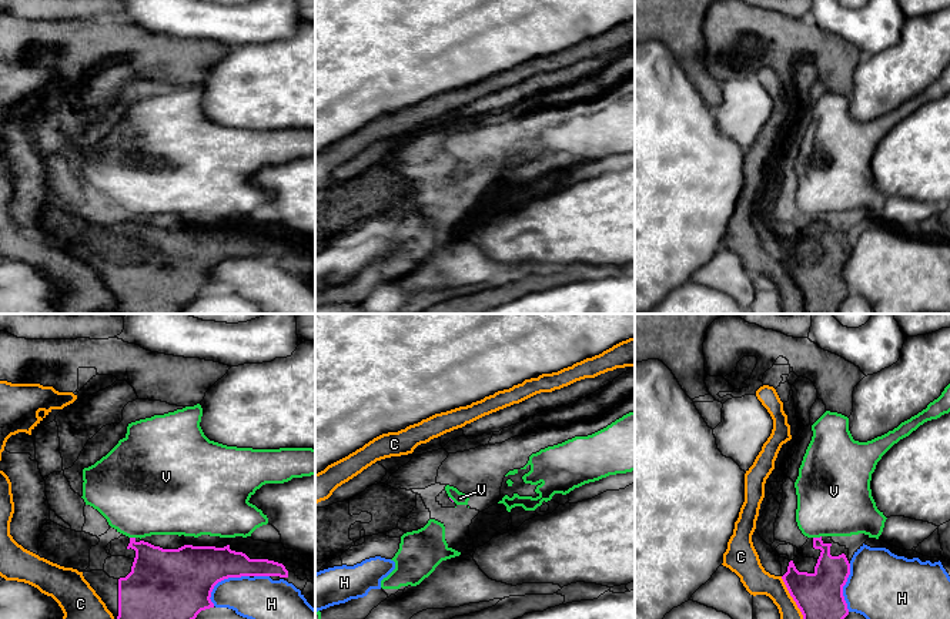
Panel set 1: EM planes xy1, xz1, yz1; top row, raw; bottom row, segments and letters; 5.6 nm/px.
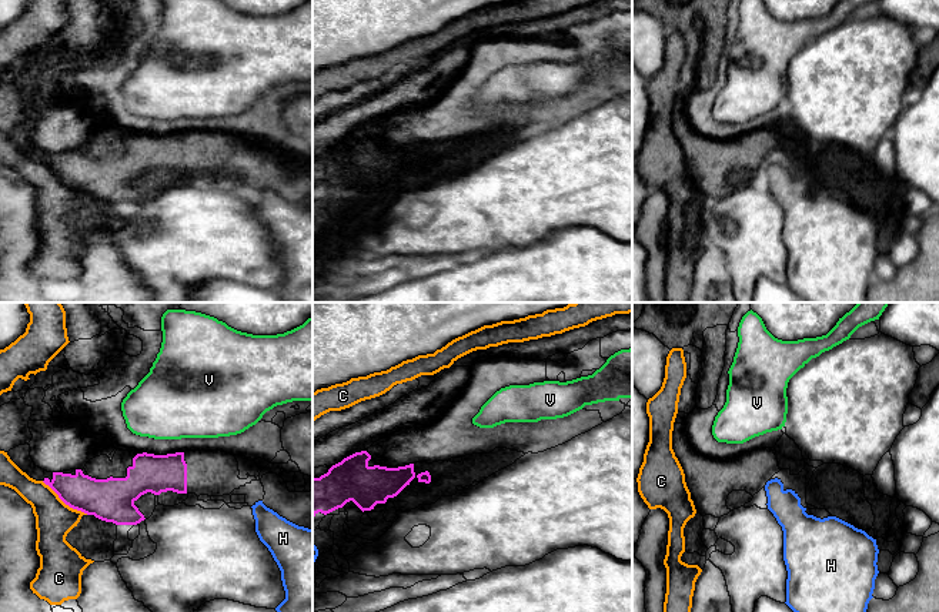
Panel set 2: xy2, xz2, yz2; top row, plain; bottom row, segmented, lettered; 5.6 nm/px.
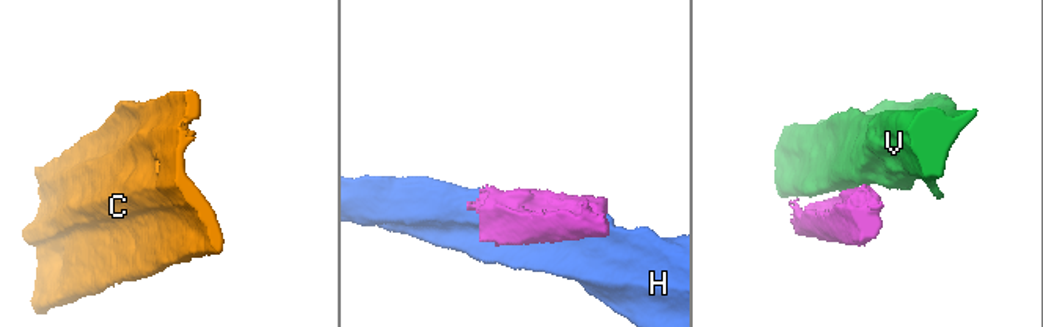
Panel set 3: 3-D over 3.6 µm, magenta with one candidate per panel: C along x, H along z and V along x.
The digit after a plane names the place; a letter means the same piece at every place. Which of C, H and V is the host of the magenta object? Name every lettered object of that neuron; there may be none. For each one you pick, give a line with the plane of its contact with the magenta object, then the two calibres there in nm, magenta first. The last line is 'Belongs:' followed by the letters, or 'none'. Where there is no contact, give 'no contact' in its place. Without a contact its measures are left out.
Belongs: none

